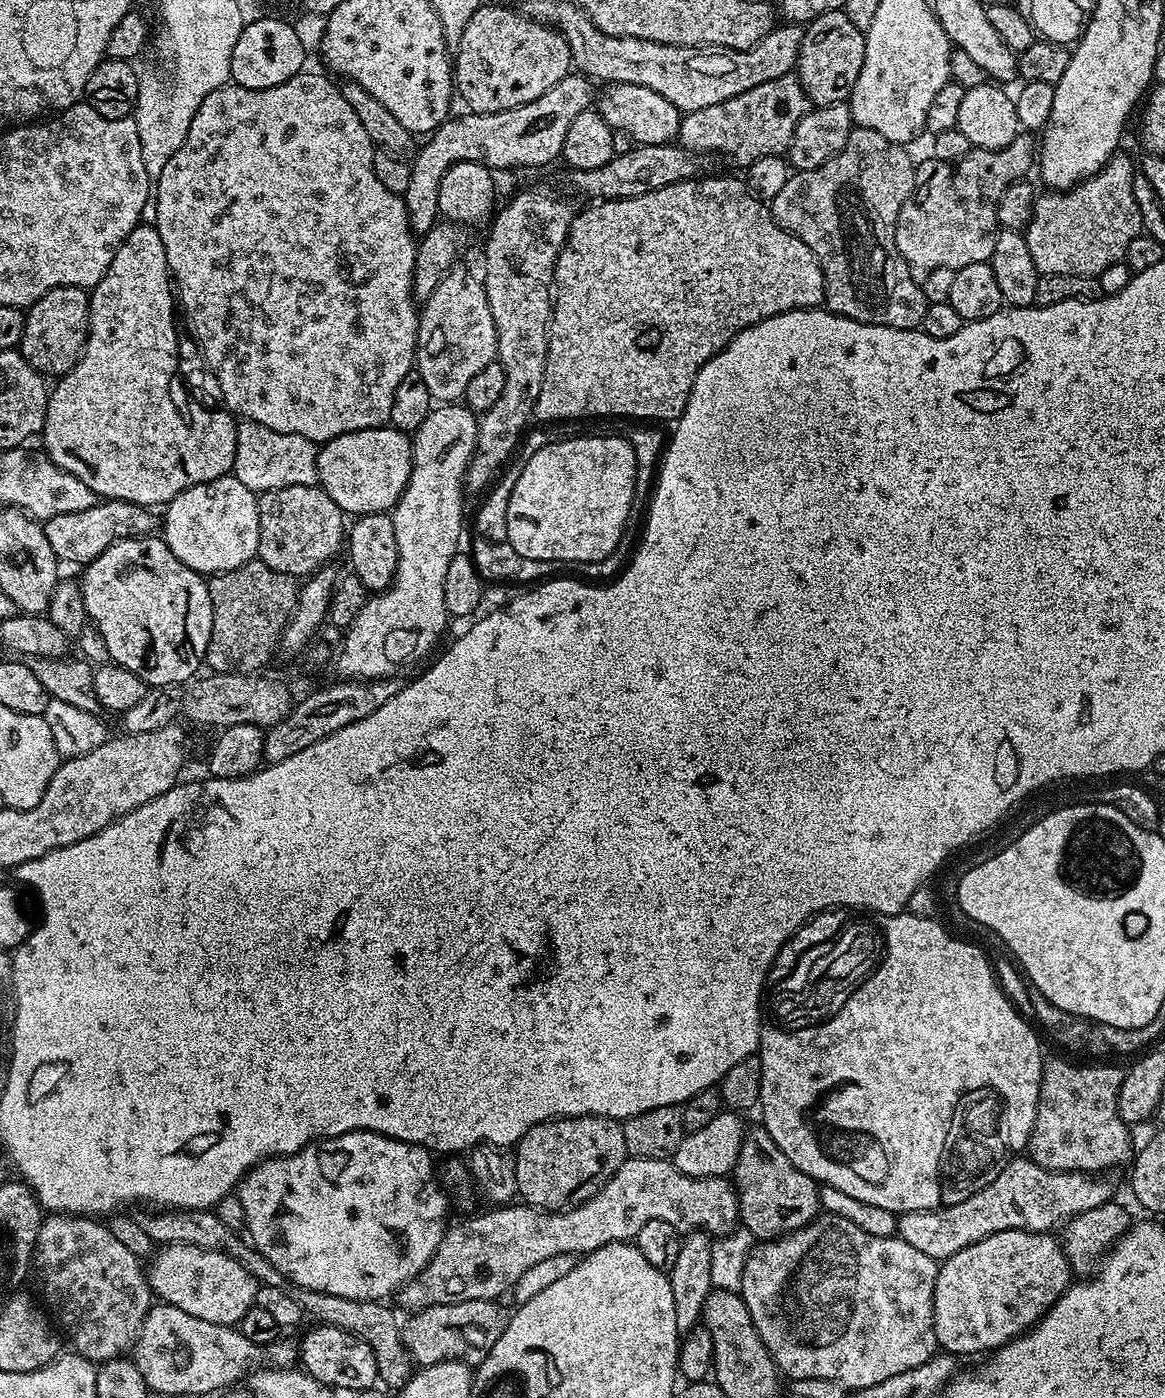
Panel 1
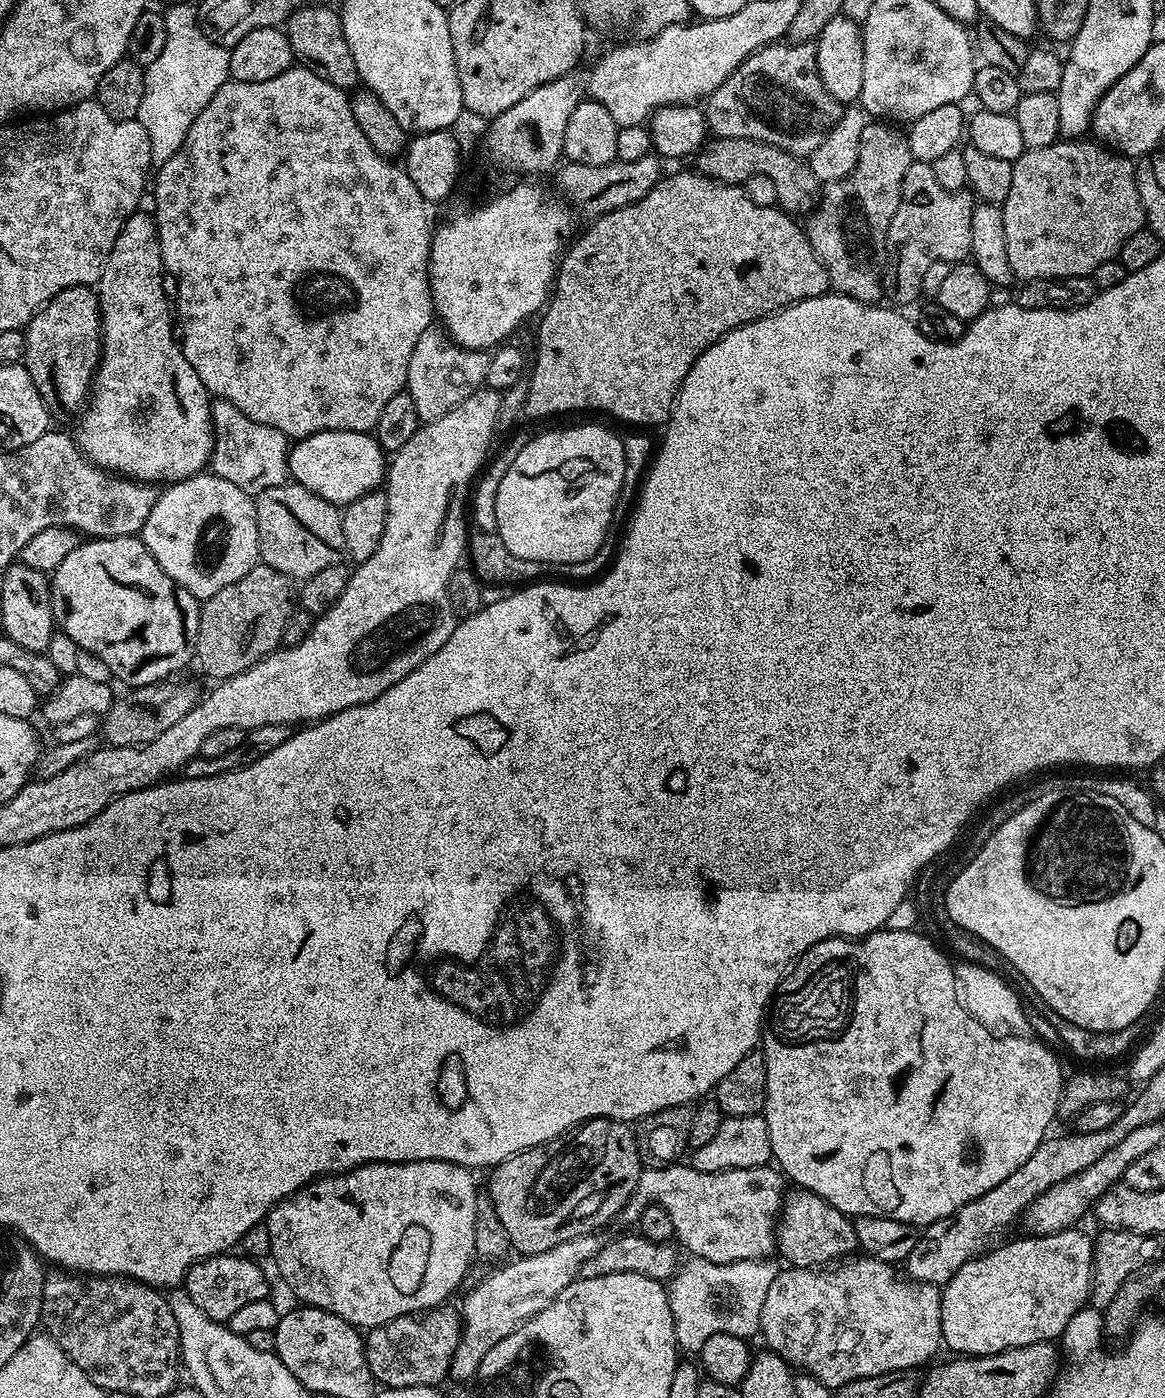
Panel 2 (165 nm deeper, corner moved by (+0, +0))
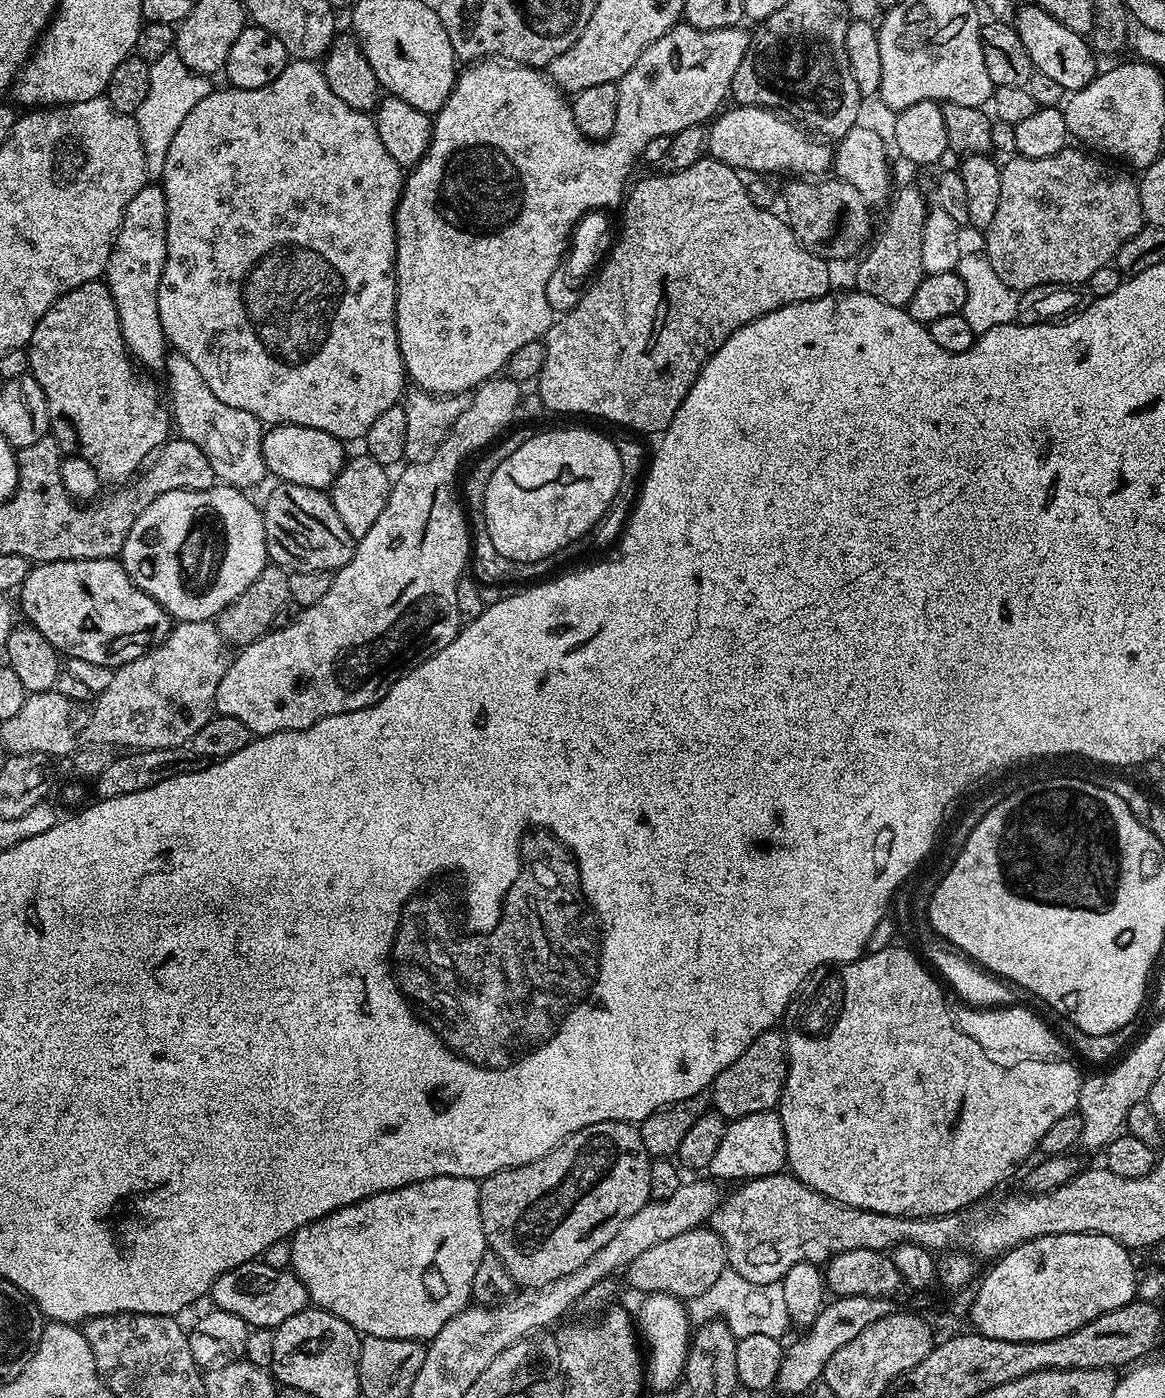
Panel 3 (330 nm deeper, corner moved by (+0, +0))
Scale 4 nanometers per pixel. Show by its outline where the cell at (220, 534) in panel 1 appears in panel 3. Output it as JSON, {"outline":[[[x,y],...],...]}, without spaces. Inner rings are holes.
{"outline":[[[219,482],[213,488],[207,488],[206,490],[170,490],[166,494],[162,494],[162,498],[154,498],[154,502],[150,502],[150,506],[146,506],[146,510],[142,510],[142,514],[134,522],[118,559],[123,564],[128,577],[146,594],[150,594],[156,599],[168,611],[173,621],[198,622],[199,620],[212,620],[219,617],[220,611],[230,602],[234,602],[234,598],[238,598],[238,594],[242,594],[242,590],[246,590],[246,586],[250,586],[250,582],[254,582],[254,578],[258,578],[258,574],[262,574],[262,570],[268,567],[270,561],[266,550],[264,514],[258,507],[257,501],[255,504],[248,496],[251,495],[247,491]]]}

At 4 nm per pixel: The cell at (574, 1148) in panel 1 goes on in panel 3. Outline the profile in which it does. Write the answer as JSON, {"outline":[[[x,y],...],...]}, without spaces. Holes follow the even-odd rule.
{"outline":[[[603,1120],[586,1126],[560,1141],[558,1146],[554,1146],[554,1150],[542,1154],[542,1158],[538,1158],[534,1162],[526,1162],[517,1168],[507,1168],[501,1172],[495,1172],[494,1175],[485,1176],[483,1180],[479,1181],[480,1217],[482,1218],[484,1243],[494,1254],[498,1254],[498,1258],[502,1258],[502,1266],[506,1266],[506,1270],[520,1288],[546,1286],[550,1282],[578,1270],[578,1266],[582,1266],[587,1260],[594,1258],[594,1254],[598,1250],[602,1250],[602,1246],[606,1246],[606,1242],[610,1242],[610,1238],[614,1238],[614,1234],[618,1234],[618,1230],[622,1230],[622,1222],[626,1222],[626,1218],[630,1218],[630,1214],[638,1214],[638,1210],[642,1210],[642,1206],[648,1204],[648,1201],[652,1199],[650,1194],[652,1161],[653,1157],[649,1156],[646,1146],[642,1146],[640,1130],[635,1123],[626,1120]]]}

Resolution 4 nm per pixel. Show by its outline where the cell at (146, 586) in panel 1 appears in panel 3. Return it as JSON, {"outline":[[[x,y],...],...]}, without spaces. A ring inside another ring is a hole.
{"outline":[[[98,558],[97,560],[59,560],[58,562],[46,562],[45,564],[36,564],[29,567],[26,582],[18,590],[20,596],[20,604],[18,600],[18,608],[24,611],[24,616],[31,627],[38,629],[42,634],[42,638],[46,638],[46,642],[53,644],[57,652],[65,657],[81,660],[82,662],[94,662],[94,666],[106,666],[113,670],[120,668],[126,662],[134,662],[134,658],[142,658],[151,652],[153,648],[158,647],[165,638],[172,633],[174,621],[169,616],[168,611],[163,608],[159,602],[150,594],[146,594],[141,588],[126,574],[123,564],[119,559]]]}

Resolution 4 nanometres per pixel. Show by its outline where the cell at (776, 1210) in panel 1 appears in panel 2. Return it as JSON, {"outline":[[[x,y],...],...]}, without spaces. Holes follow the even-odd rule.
{"outline":[[[796,1186],[785,1195],[776,1226],[776,1246],[779,1255],[784,1255],[791,1267],[823,1269],[851,1257],[857,1251],[856,1225],[818,1194]]]}

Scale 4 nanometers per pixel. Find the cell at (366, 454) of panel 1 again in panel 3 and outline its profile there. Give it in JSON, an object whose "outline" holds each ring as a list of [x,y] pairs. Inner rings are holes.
{"outline":[[[273,424],[262,438],[262,458],[269,473],[277,476],[277,481],[321,490],[331,489],[338,478],[346,459],[344,448],[345,441],[326,434],[326,430],[314,430],[310,426]]]}

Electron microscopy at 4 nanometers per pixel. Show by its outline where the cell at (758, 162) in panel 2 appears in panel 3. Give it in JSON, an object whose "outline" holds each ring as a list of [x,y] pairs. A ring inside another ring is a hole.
{"outline":[[[792,178],[789,181],[782,188],[782,208],[784,204],[788,225],[800,239],[800,245],[829,262],[859,257],[873,235],[873,209],[866,198],[862,198],[850,182],[835,178]]]}

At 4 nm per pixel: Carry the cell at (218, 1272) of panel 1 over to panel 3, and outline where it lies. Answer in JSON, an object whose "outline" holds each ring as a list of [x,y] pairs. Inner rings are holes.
{"outline":[[[261,1262],[234,1266],[212,1283],[210,1300],[226,1314],[238,1314],[252,1328],[277,1329],[286,1318],[294,1318],[303,1308],[309,1307],[306,1286],[288,1268],[274,1269]]]}

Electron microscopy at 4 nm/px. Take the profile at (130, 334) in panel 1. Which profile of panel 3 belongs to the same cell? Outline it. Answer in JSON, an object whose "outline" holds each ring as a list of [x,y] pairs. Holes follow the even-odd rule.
{"outline":[[[159,183],[145,184],[122,218],[106,269],[106,283],[118,310],[124,345],[141,369],[163,369],[170,345],[158,318],[158,286],[166,262],[166,194]]]}

